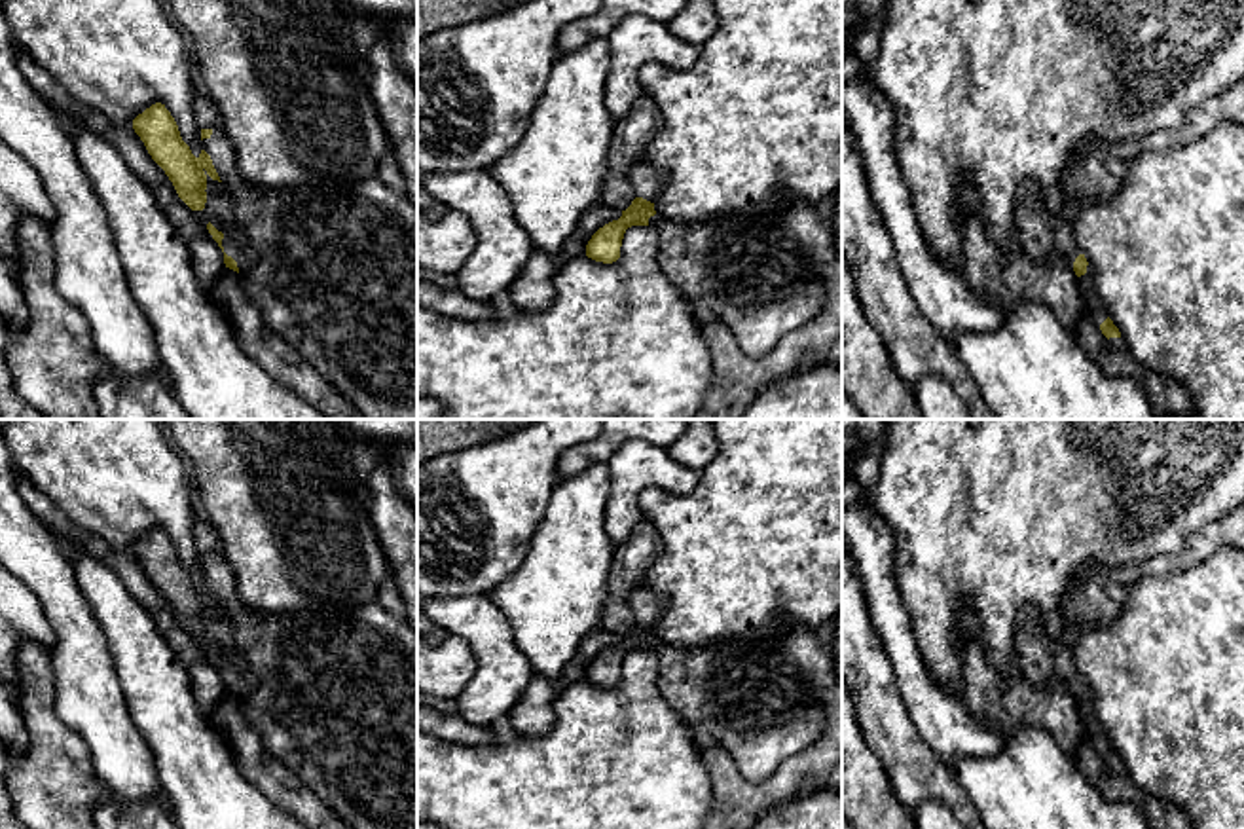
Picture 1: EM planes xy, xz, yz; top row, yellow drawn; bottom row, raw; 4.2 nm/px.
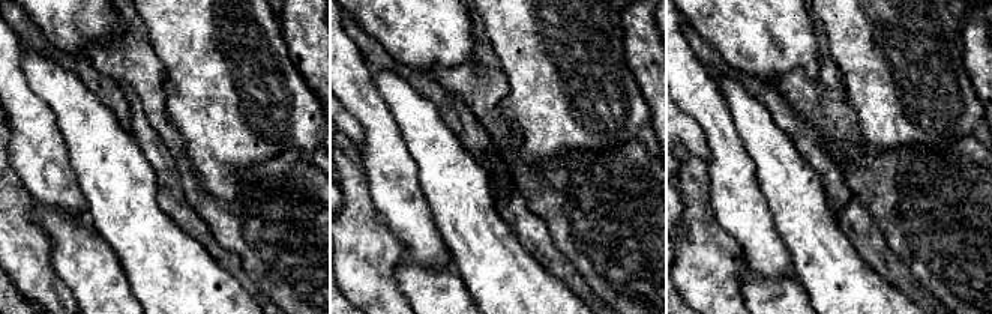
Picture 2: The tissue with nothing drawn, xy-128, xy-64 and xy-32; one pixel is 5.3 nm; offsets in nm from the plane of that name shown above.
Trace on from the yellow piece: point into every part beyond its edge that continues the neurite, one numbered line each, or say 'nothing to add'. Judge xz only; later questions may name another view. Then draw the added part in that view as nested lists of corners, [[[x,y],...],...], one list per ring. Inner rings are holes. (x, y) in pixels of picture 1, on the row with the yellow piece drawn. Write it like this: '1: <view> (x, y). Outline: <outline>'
1: xz (647, 181). Outline: [[[639,161],[630,169],[628,180],[633,188],[635,197],[643,197],[654,203],[668,184],[668,173],[645,161]]]

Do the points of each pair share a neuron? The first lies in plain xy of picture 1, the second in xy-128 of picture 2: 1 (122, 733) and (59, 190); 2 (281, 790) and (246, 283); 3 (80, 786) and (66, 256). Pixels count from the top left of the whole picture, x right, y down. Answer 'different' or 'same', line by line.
1: same
2: same
3: different

